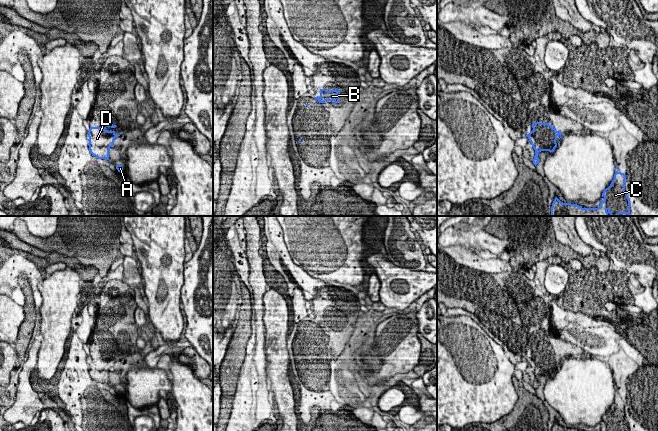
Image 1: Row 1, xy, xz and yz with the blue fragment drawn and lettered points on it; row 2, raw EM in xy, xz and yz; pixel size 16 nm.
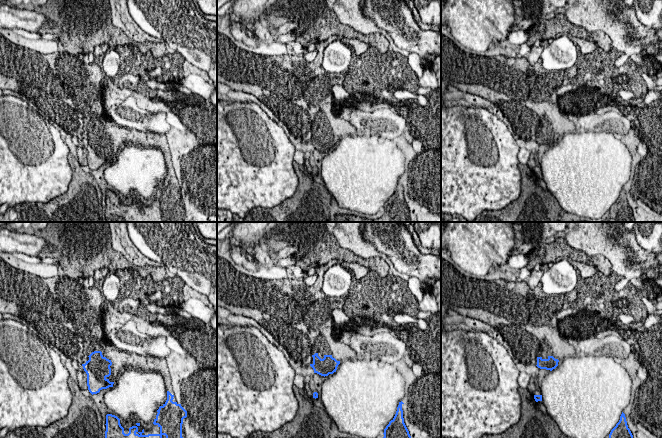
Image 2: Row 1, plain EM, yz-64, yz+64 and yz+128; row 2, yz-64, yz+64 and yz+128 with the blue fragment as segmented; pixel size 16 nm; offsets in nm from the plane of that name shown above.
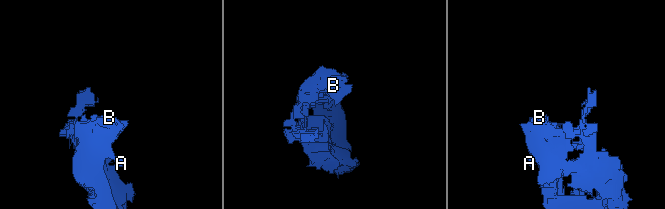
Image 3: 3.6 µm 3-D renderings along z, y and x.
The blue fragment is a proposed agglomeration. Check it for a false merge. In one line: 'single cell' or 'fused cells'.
single cell

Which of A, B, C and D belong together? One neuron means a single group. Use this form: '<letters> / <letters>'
A B C D

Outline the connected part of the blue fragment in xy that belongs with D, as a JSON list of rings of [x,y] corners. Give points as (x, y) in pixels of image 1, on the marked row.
[[[90,127],[88,131],[88,146],[90,153],[92,156],[97,157],[98,159],[106,159],[109,160],[109,149],[114,145],[114,140],[120,136],[116,134],[114,131],[108,131],[107,127]]]

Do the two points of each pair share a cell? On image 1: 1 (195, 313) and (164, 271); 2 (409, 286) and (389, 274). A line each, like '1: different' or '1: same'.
1: different
2: same

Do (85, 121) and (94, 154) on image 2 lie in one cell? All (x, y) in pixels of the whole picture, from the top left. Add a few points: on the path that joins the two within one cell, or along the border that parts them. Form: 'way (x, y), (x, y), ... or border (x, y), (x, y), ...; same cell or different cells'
way (93, 129), (94, 146); same cell

